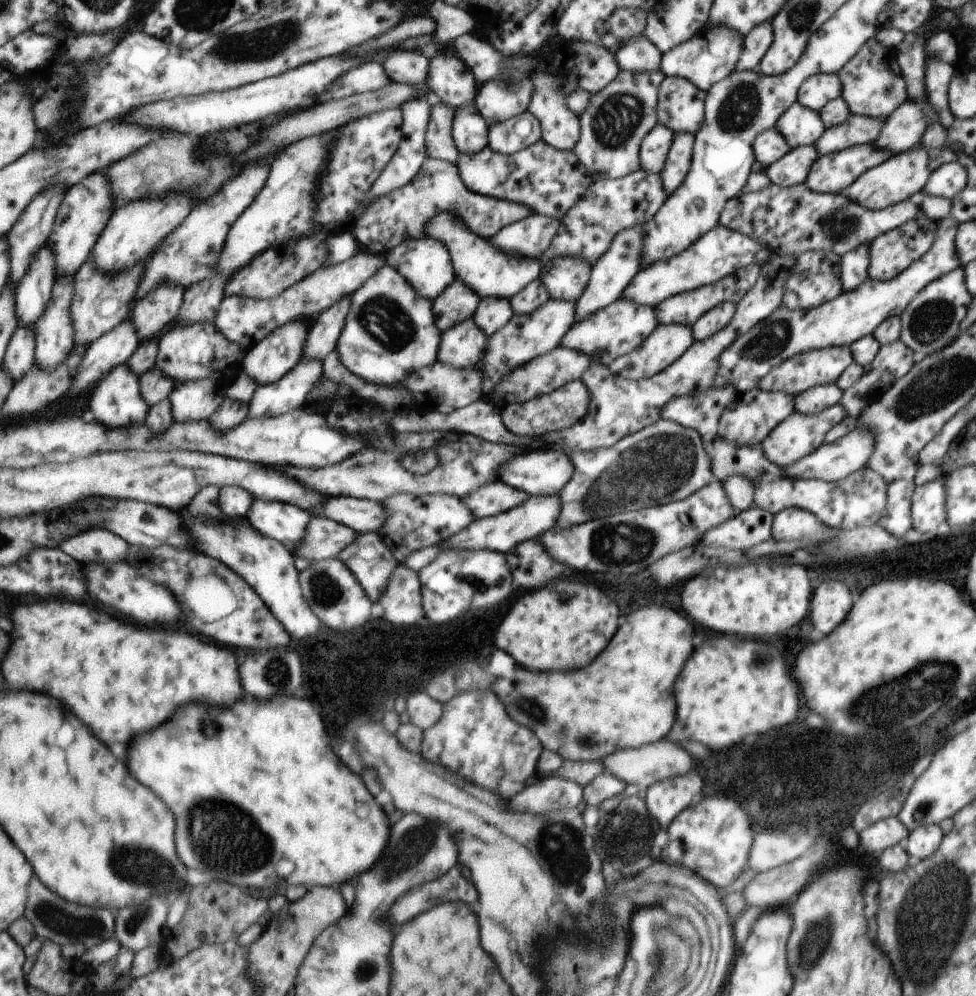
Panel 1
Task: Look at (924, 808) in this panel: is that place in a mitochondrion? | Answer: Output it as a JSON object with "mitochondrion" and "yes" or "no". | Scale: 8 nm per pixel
{"mitochondrion":"yes"}

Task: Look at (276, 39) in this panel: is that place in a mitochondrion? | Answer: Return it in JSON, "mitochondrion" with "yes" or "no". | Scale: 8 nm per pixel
{"mitochondrion":"yes"}

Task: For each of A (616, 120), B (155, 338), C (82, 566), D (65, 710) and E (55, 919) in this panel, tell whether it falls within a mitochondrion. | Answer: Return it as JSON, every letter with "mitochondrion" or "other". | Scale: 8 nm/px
{"A":"mitochondrion","B":"other","C":"other","D":"other","E":"mitochondrion"}

